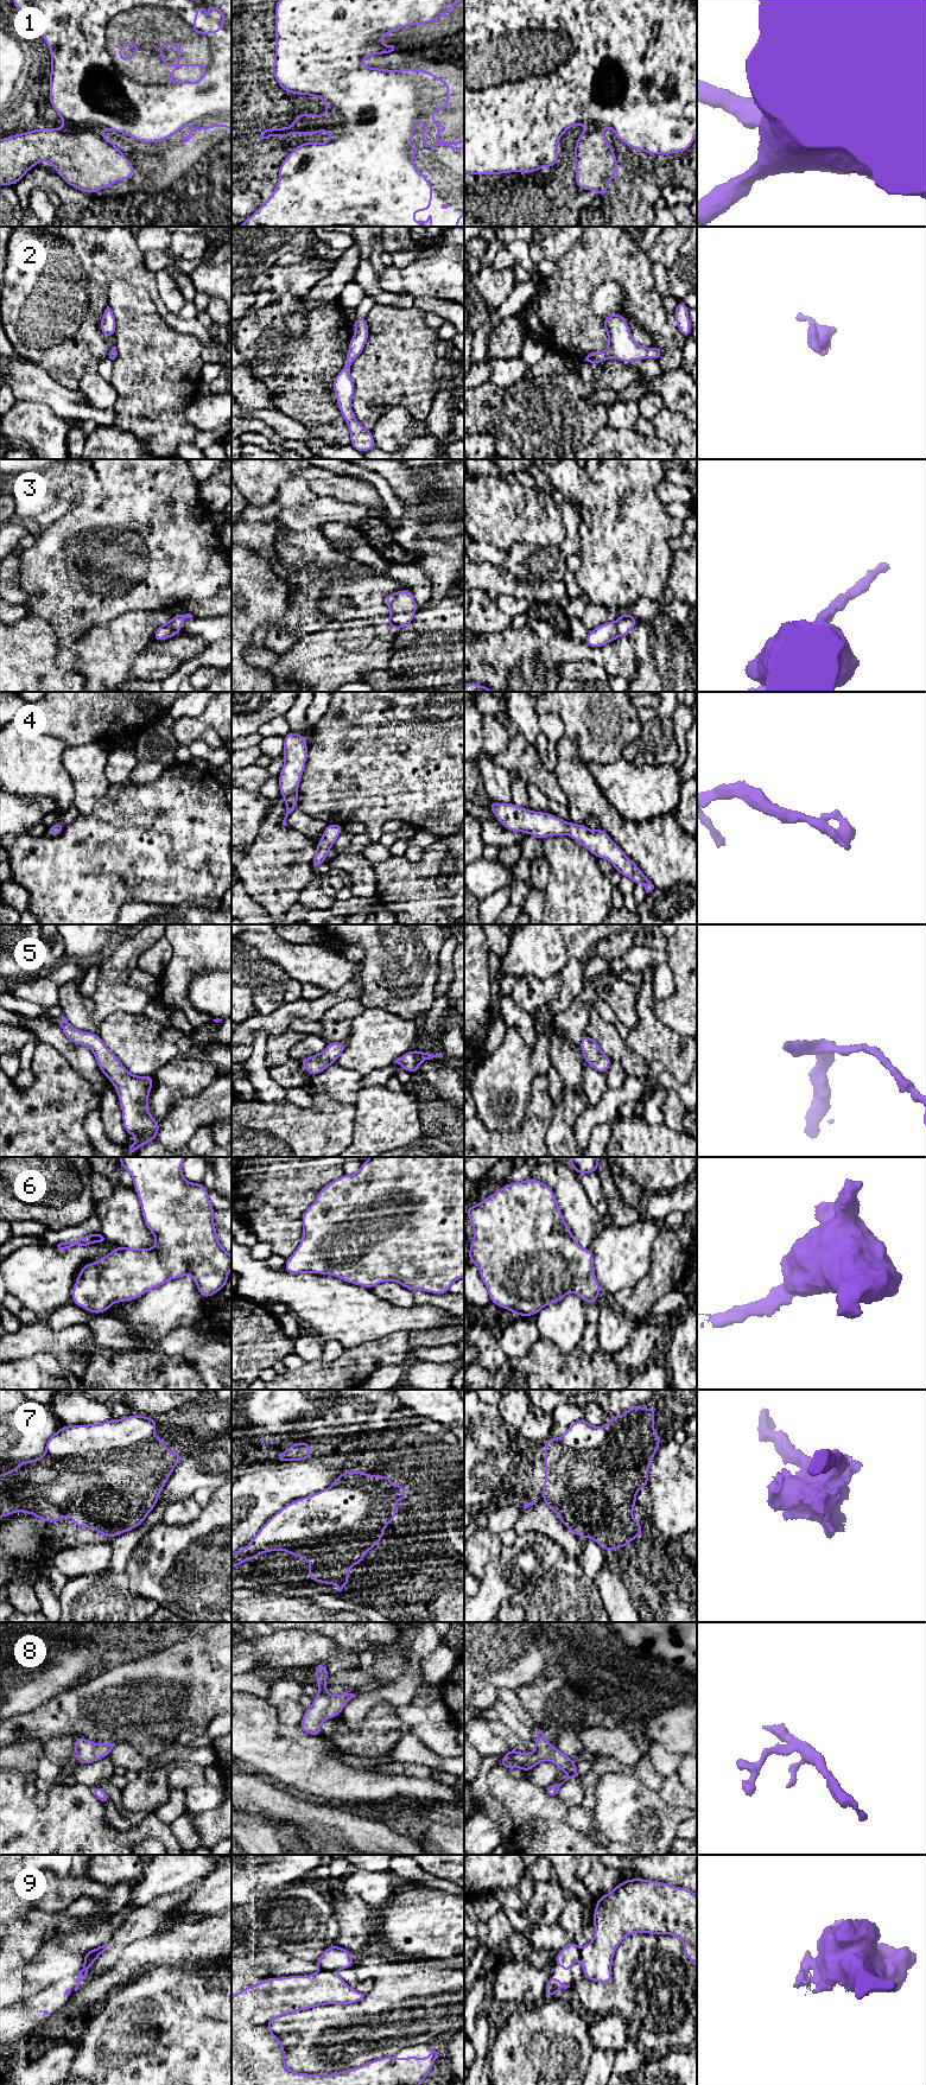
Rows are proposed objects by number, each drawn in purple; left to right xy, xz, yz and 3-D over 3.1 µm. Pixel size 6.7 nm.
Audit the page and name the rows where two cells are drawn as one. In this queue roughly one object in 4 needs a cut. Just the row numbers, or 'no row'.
1, 9

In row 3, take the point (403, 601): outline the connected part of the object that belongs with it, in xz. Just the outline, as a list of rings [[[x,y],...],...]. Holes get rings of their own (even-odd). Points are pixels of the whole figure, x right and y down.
[[[400,590],[387,595],[385,602],[391,611],[386,623],[394,630],[402,629],[412,623],[414,612],[419,609],[411,590]]]

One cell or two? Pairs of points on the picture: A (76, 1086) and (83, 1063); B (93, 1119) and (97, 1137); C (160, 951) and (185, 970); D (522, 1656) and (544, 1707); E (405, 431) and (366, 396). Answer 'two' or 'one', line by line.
A: two
B: one
C: two
D: two
E: two

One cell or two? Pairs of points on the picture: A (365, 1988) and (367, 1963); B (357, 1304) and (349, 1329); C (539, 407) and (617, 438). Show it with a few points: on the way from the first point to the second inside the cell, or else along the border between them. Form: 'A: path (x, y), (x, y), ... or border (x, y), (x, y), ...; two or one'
A: border (354, 1972), (359, 1979), (373, 1982), (367, 1994); two
B: path (357, 1310), (351, 1318), (351, 1323); one
C: border (607, 425), (601, 427), (584, 446); two

